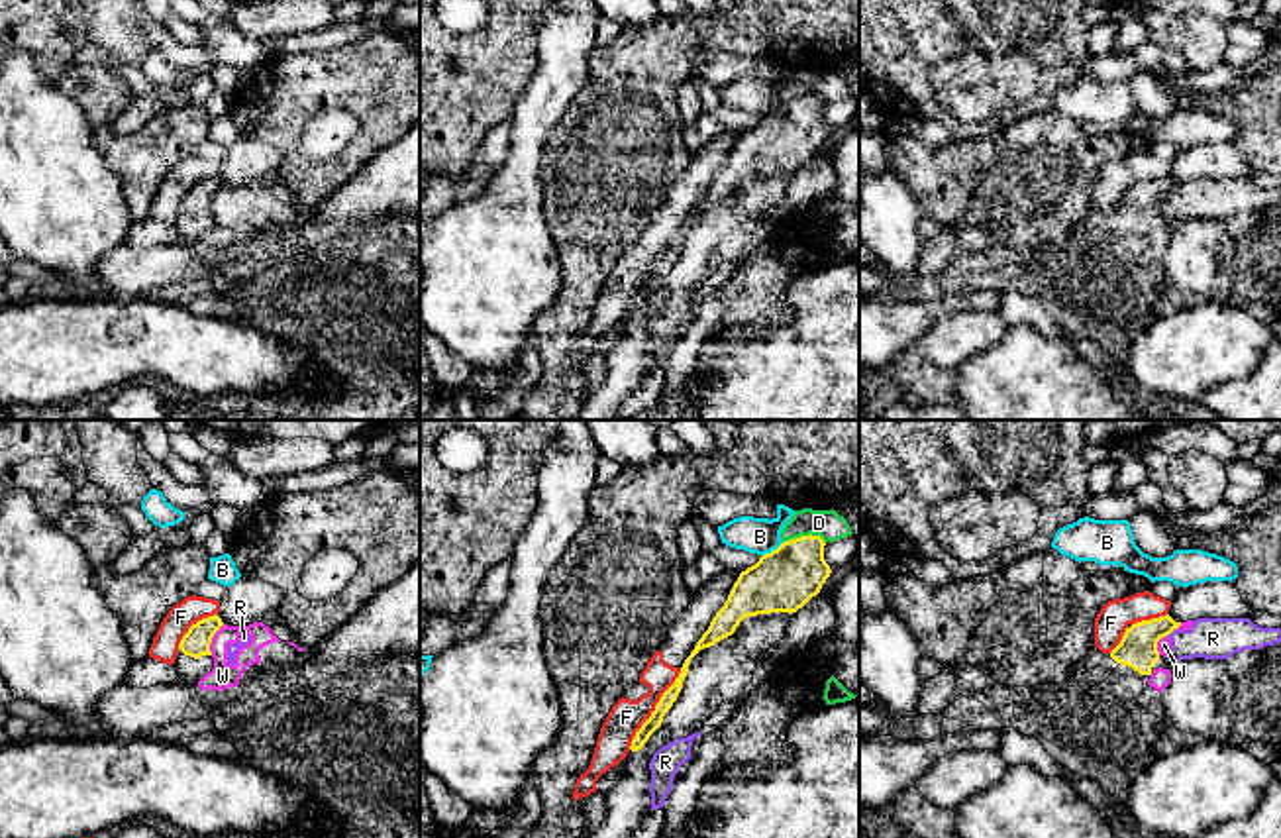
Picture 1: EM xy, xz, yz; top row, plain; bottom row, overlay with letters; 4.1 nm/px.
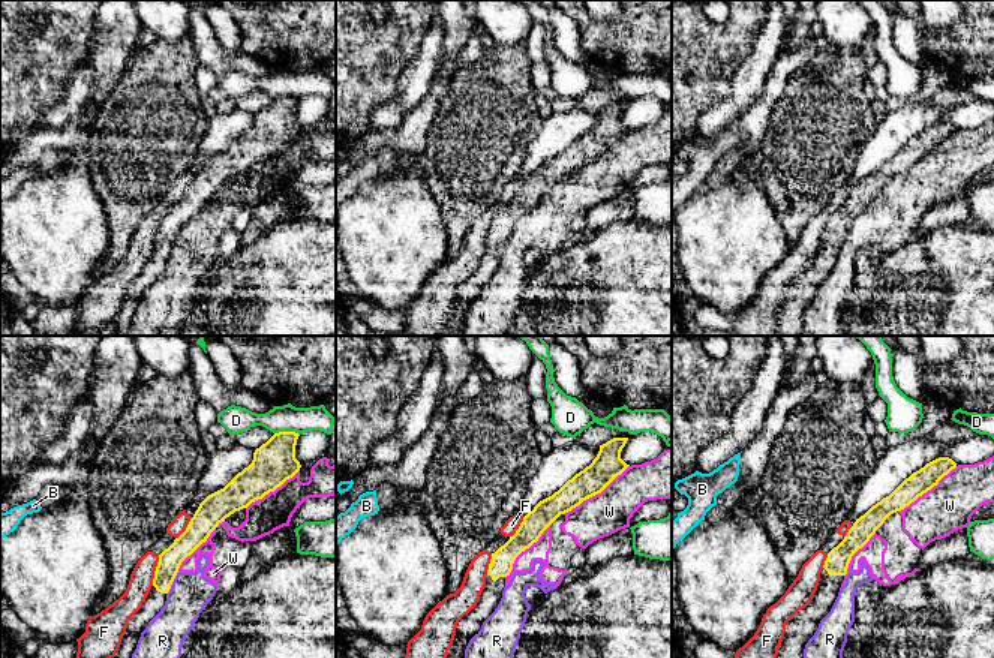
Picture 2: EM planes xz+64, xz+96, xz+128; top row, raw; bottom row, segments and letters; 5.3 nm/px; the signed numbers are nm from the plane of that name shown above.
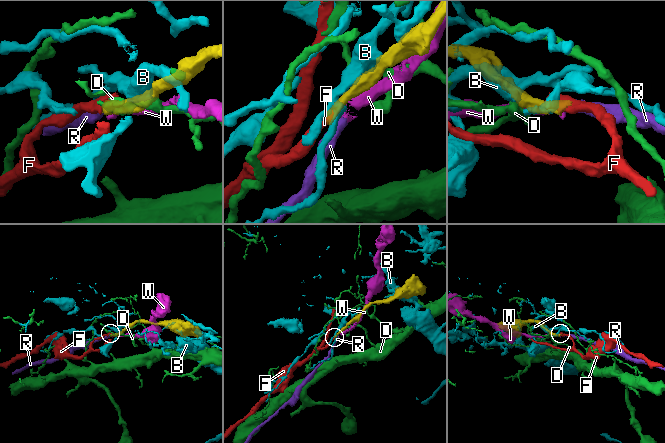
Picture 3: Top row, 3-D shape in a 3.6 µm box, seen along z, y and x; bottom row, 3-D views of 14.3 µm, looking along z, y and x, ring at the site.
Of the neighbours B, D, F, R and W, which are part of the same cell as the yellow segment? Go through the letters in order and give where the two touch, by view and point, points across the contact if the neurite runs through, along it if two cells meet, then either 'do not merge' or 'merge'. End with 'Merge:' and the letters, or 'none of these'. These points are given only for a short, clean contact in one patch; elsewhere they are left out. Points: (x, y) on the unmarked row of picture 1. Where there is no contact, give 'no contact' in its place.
B: meets yellow in xz at (773, 110); border along xz (783, 103), (762, 116); do not merge
D: meets yellow in xz at (803, 97); border along xz (824, 101), (801, 95), (783, 103); do not merge
F: meets yellow in xz at (656, 269); border along xz (681, 230), (628, 309); do not merge
R: meets yellow in yz at (1172, 191); border along yz (1176, 189), (1168, 195); do not merge
W: meets yellow in xy at (210, 201); do not merge
Merge: none of these

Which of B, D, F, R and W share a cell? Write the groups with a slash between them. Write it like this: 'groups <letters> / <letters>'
groups B / D / F / R W

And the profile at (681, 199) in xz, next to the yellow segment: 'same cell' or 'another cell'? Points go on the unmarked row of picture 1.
another cell

